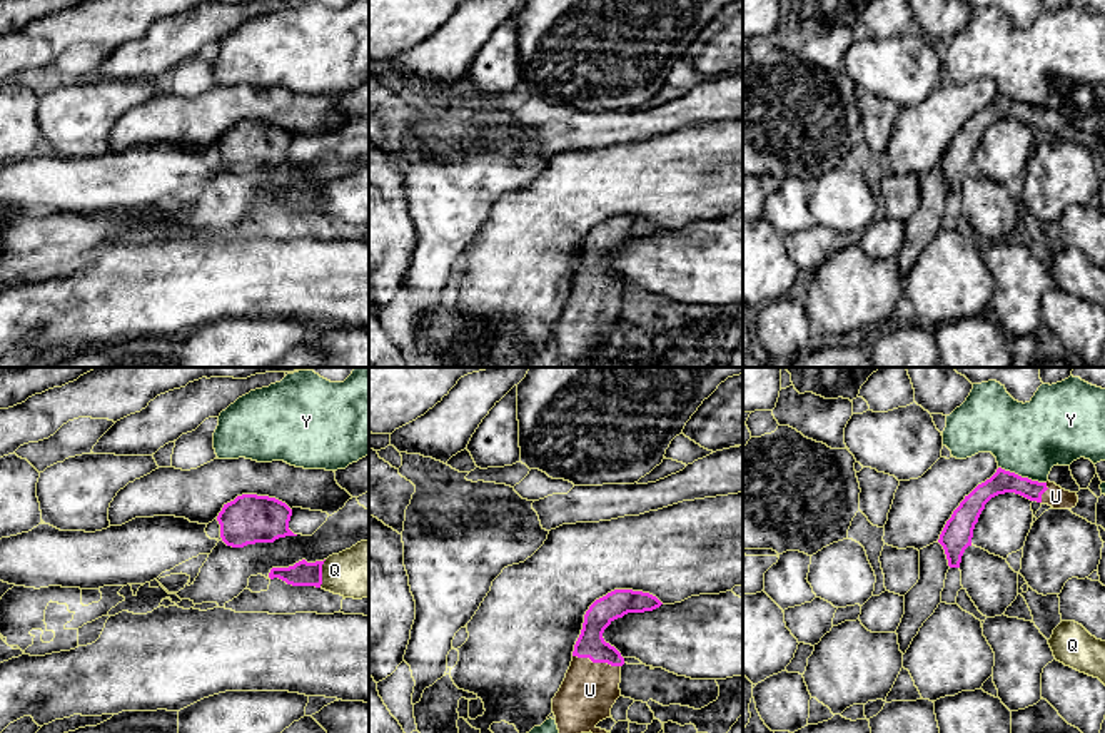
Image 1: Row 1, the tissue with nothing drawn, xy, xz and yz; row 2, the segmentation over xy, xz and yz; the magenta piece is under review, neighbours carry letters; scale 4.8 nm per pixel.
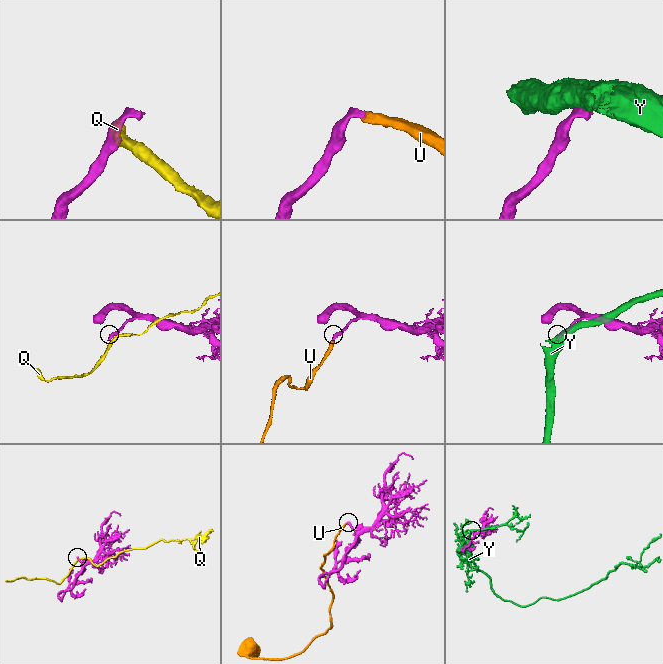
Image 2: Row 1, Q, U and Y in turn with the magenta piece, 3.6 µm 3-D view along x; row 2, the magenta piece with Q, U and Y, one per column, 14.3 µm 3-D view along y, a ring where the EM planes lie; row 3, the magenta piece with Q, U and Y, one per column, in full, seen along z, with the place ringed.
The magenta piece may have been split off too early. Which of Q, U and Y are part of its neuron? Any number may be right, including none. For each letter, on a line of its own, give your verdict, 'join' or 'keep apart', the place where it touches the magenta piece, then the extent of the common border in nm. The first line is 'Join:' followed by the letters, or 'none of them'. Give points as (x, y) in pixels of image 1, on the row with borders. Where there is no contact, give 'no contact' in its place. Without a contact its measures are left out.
Join: U
Q: keep apart | xy (321, 573) | 140 nm
U: join | xz (596, 662) | 240 nm
Y: keep apart | yz (1020, 476) | 240 nm

